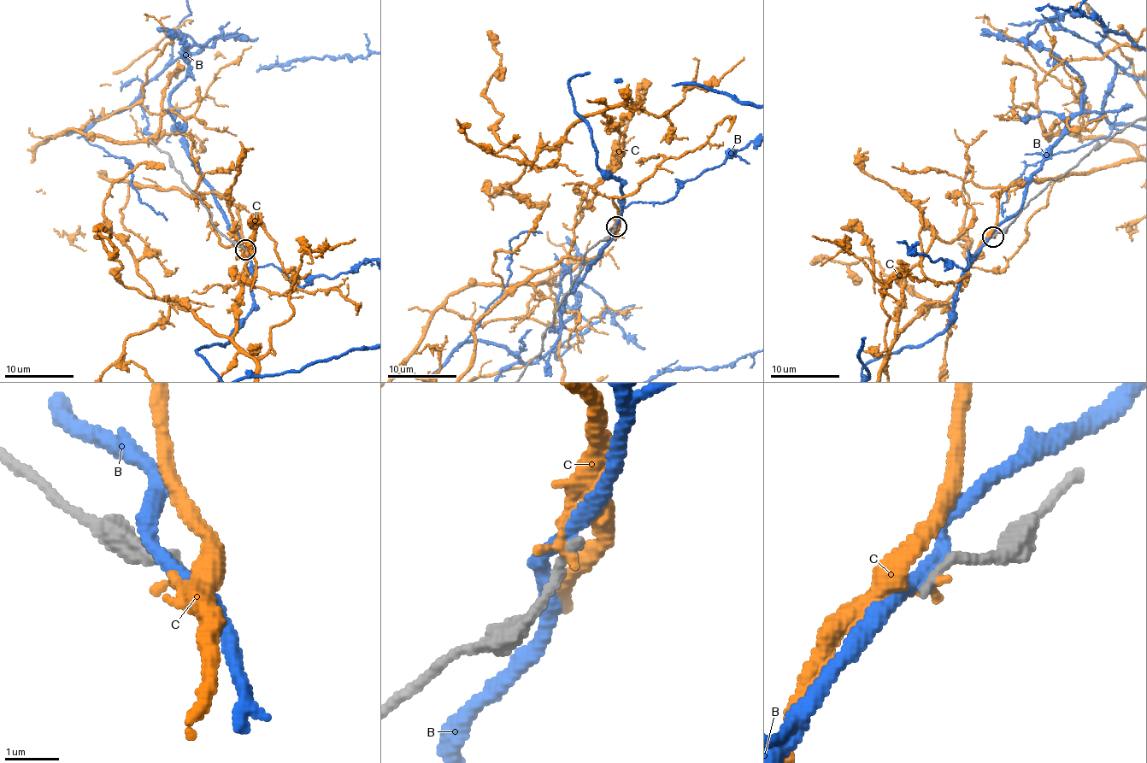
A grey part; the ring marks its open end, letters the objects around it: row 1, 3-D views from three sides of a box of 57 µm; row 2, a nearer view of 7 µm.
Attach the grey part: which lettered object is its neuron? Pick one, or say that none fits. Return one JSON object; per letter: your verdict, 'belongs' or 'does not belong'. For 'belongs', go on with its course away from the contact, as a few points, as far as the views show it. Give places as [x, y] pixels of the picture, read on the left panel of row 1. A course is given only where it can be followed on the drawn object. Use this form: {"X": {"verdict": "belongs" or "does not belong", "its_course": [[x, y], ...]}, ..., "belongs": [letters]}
{"B": {"verdict": "does not belong"}, "C": {"verdict": "does not belong"}, "belongs": []}

